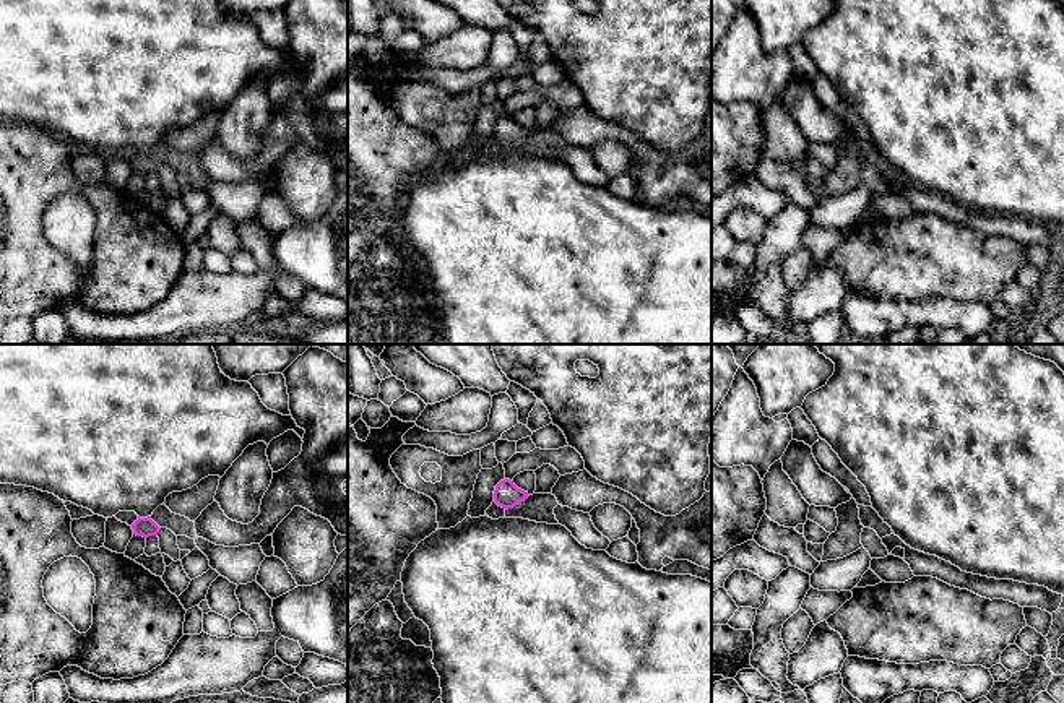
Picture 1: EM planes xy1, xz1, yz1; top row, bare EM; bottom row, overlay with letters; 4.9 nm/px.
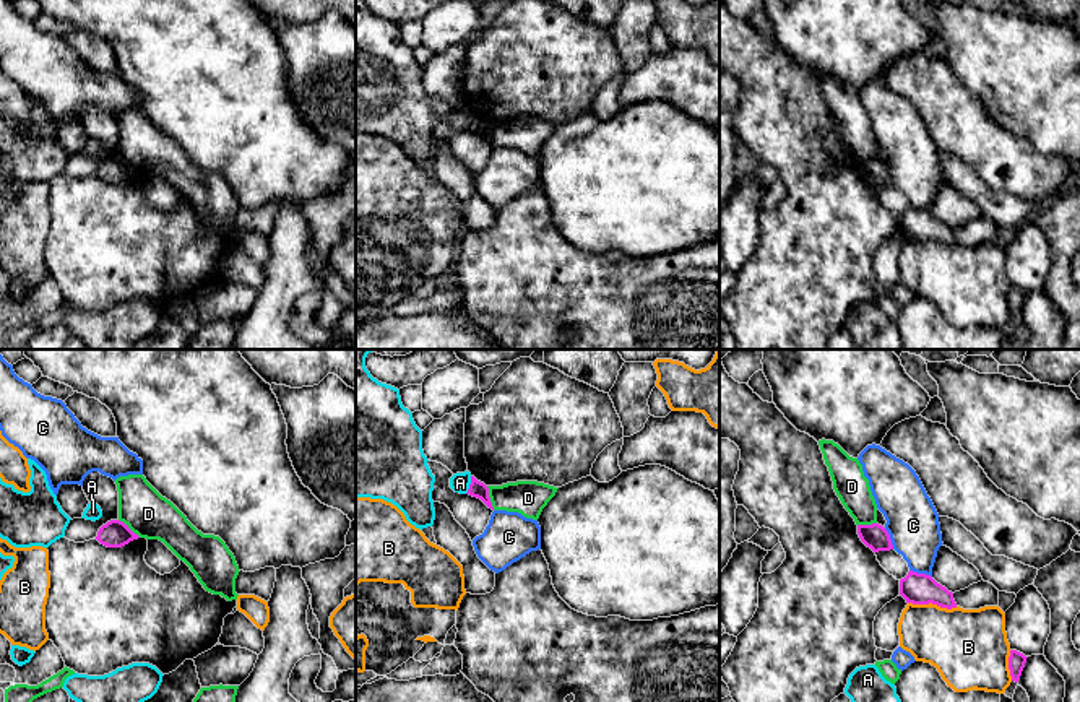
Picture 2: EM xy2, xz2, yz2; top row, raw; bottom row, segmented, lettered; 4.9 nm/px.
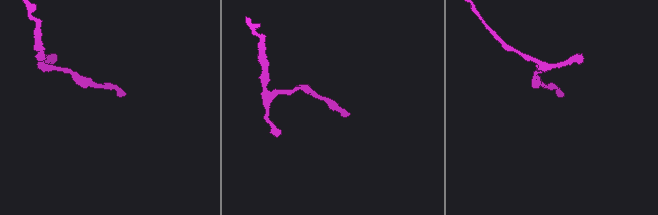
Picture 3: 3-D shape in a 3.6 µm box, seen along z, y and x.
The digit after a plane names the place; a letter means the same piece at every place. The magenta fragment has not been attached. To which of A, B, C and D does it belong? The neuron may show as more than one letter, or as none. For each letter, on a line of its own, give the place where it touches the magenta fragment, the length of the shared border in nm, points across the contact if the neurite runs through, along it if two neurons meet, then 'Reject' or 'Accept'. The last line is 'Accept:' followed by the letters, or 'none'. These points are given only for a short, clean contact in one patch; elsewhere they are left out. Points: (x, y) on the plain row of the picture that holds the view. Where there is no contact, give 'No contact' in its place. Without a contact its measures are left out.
A: Touches magenta at xz2 (470, 121). Shared border 90 nm. Reject
B: Touches magenta at yz2 (933, 239). Shared border 240 nm. Reject
C: Touches magenta at yz2 (921, 210). Shared border 120 nm. Reject
D: Touches magenta at xz2 (489, 134). Shared border 130 nm. Boundary: xz2 (486, 122), (494, 145). Reject
Accept: none

